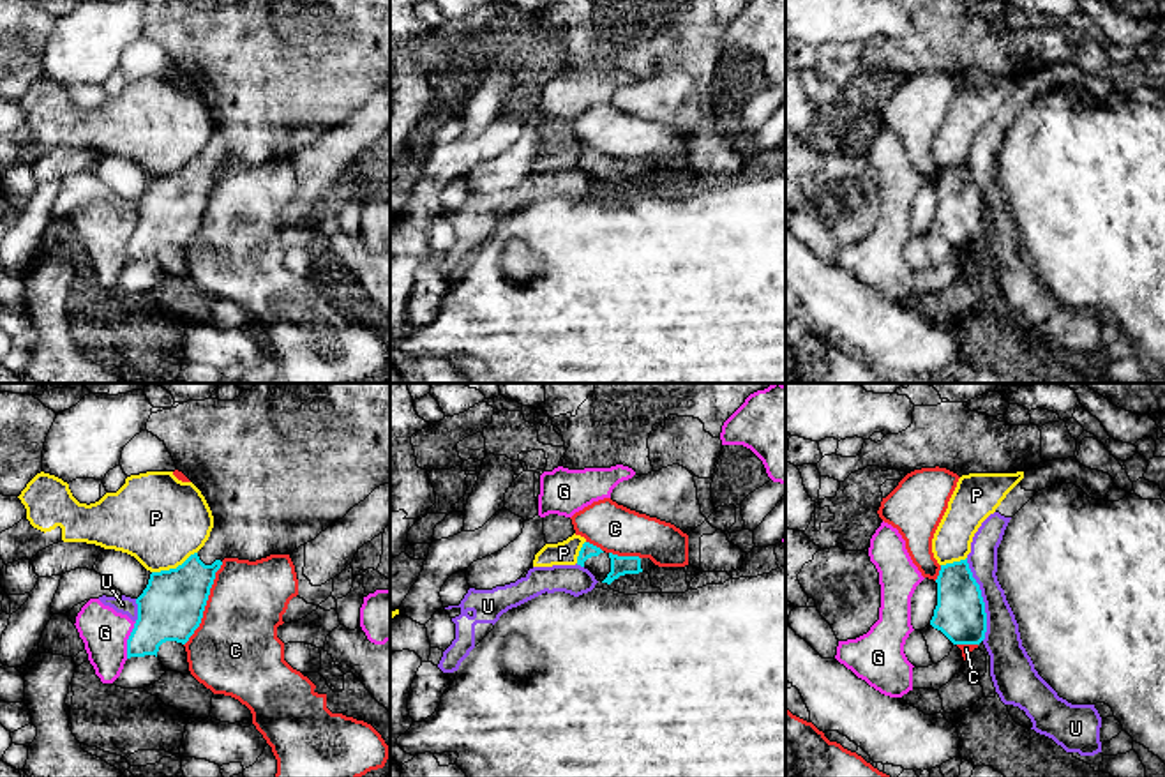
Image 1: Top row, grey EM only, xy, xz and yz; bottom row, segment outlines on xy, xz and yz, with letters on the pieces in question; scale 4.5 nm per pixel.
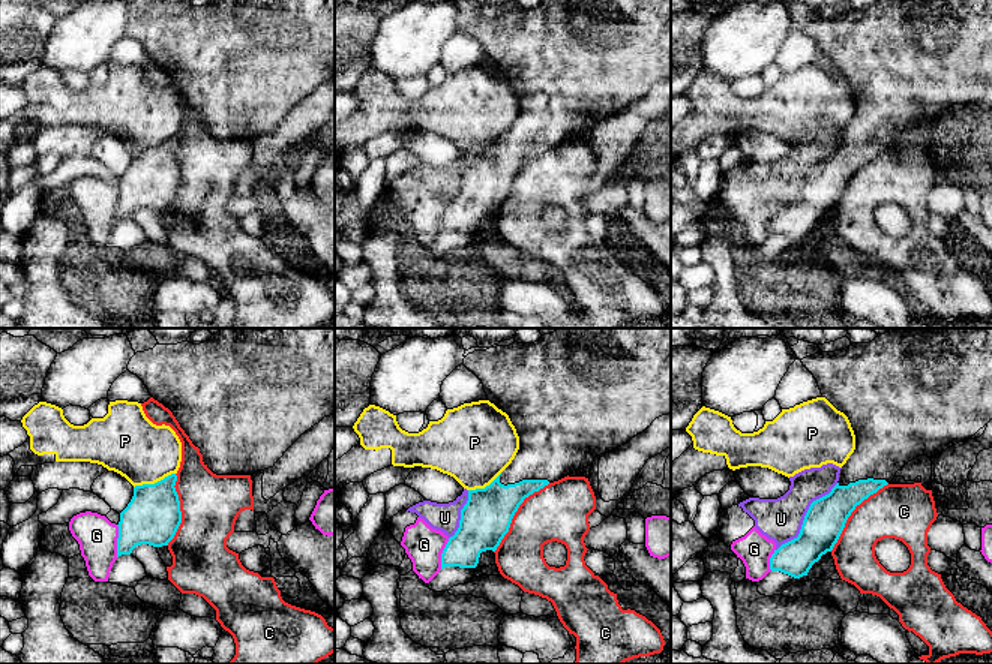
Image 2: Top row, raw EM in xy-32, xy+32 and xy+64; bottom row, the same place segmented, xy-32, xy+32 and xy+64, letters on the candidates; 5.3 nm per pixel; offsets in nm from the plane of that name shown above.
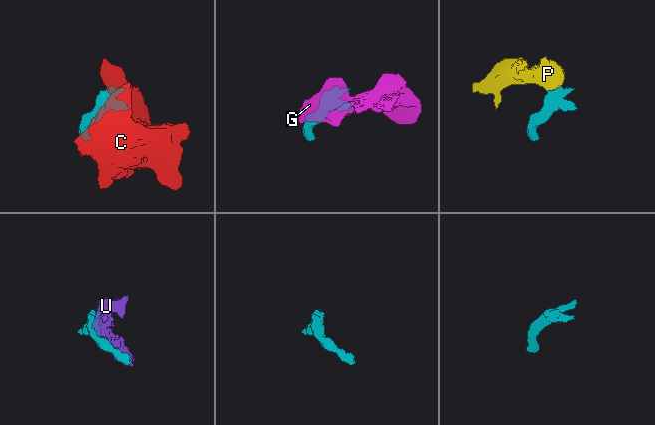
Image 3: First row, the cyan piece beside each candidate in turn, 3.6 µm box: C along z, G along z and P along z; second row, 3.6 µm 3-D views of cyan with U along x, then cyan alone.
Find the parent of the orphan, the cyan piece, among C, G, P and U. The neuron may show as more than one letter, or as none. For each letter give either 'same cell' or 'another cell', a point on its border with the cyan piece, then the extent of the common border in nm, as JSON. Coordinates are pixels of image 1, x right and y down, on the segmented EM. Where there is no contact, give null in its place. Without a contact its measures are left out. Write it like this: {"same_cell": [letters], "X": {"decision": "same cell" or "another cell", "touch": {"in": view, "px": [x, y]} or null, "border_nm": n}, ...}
{"same_cell": [], "C": {"decision": "another cell", "touch": {"in": "xy", "px": [205, 604]}, "border_nm": 420}, "G": {"decision": "another cell", "touch": {"in": "xy", "px": [127, 640]}, "border_nm": 180}, "P": {"decision": "another cell", "touch": {"in": "xy", "px": [173, 569]}, "border_nm": 220}, "U": {"decision": "another cell", "touch": {"in": "yz", "px": [982, 599]}, "border_nm": 380}}

